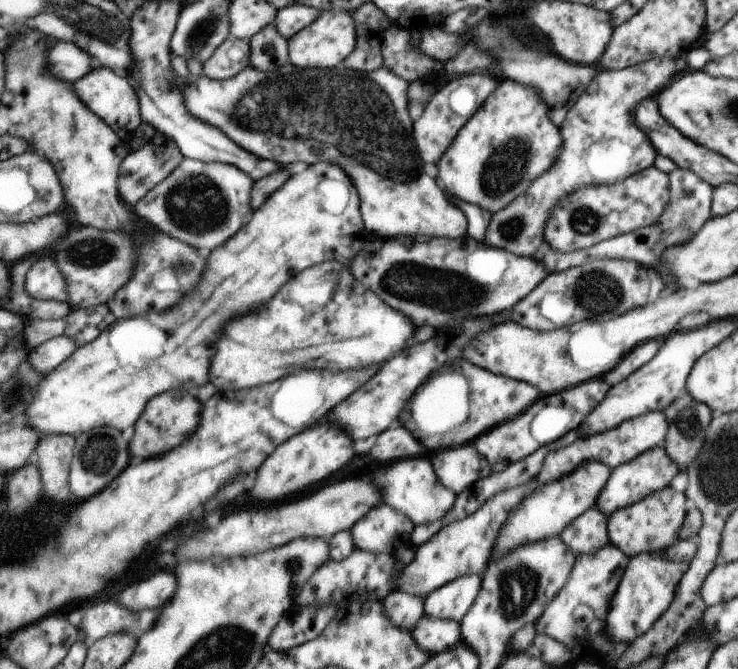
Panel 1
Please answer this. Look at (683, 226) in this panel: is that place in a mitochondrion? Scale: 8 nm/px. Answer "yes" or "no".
yes

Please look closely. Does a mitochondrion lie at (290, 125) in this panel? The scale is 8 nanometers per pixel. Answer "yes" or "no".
yes

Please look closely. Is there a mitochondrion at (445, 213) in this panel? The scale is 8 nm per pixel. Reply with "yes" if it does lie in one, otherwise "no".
no

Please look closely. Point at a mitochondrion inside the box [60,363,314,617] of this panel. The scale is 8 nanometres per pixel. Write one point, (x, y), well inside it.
(99, 453)

